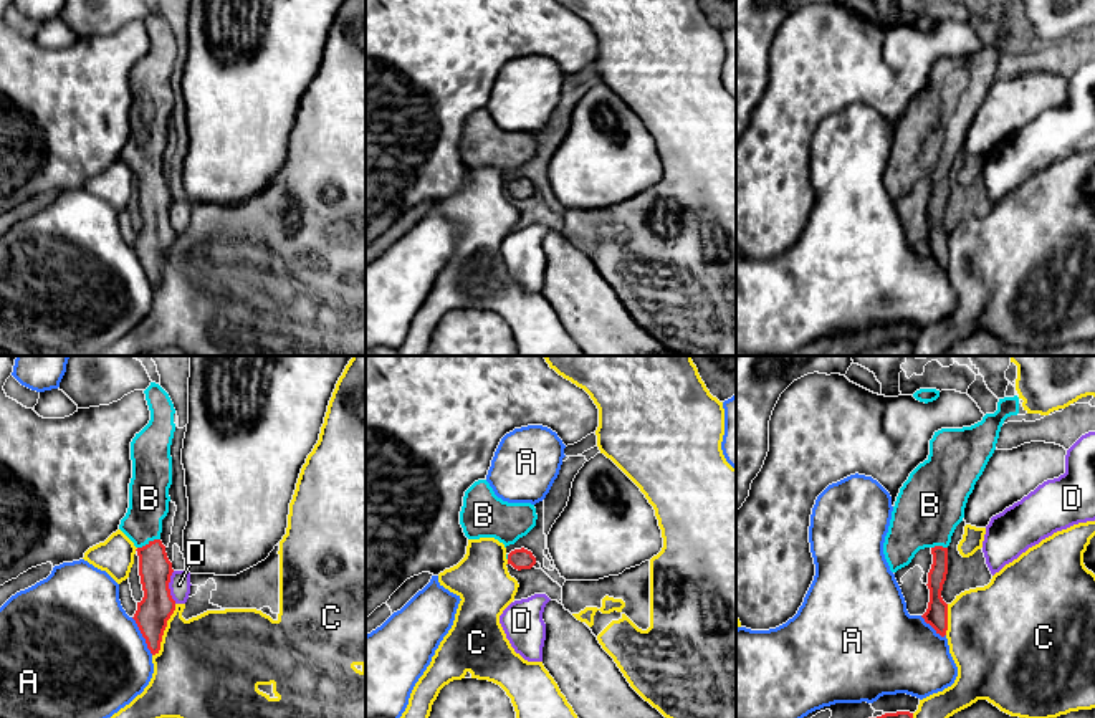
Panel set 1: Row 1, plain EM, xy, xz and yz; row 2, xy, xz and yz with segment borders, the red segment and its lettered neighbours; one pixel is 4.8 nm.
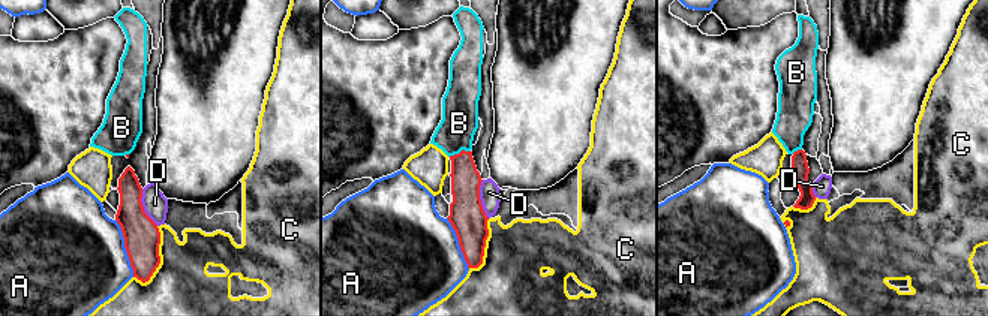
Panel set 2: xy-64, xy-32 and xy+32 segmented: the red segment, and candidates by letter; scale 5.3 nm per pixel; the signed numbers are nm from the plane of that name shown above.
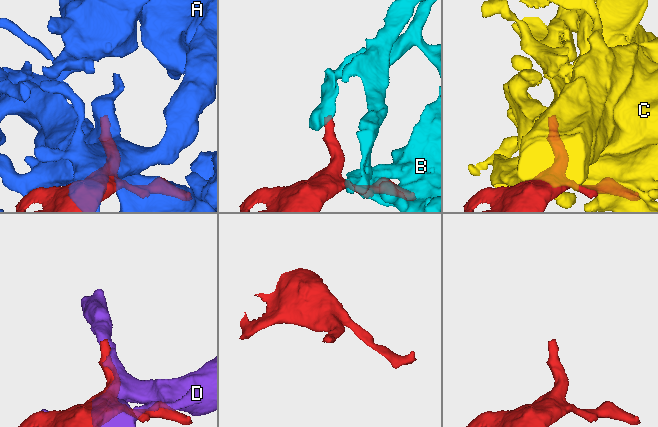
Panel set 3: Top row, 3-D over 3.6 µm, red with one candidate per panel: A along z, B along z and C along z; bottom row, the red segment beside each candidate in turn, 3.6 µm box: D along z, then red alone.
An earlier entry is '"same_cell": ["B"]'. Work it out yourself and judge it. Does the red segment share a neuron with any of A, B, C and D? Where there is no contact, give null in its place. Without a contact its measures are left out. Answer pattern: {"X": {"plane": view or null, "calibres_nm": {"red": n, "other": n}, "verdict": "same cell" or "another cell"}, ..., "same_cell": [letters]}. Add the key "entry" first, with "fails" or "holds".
{"entry": "holds", "A": {"plane": "xy", "calibres_nm": {"red": 160, "other": 500}, "verdict": "another cell"}, "B": {"plane": "xy", "calibres_nm": {"red": 160, "other": 190}, "verdict": "same cell"}, "C": {"plane": "xy", "calibres_nm": {"red": 160, "other": 440}, "verdict": "another cell"}, "D": {"plane": "xy", "calibres_nm": {"red": 160, "other": 100}, "verdict": "another cell"}, "same_cell": ["B"]}

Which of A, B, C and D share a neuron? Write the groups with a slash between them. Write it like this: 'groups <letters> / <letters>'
groups A / B / C / D

